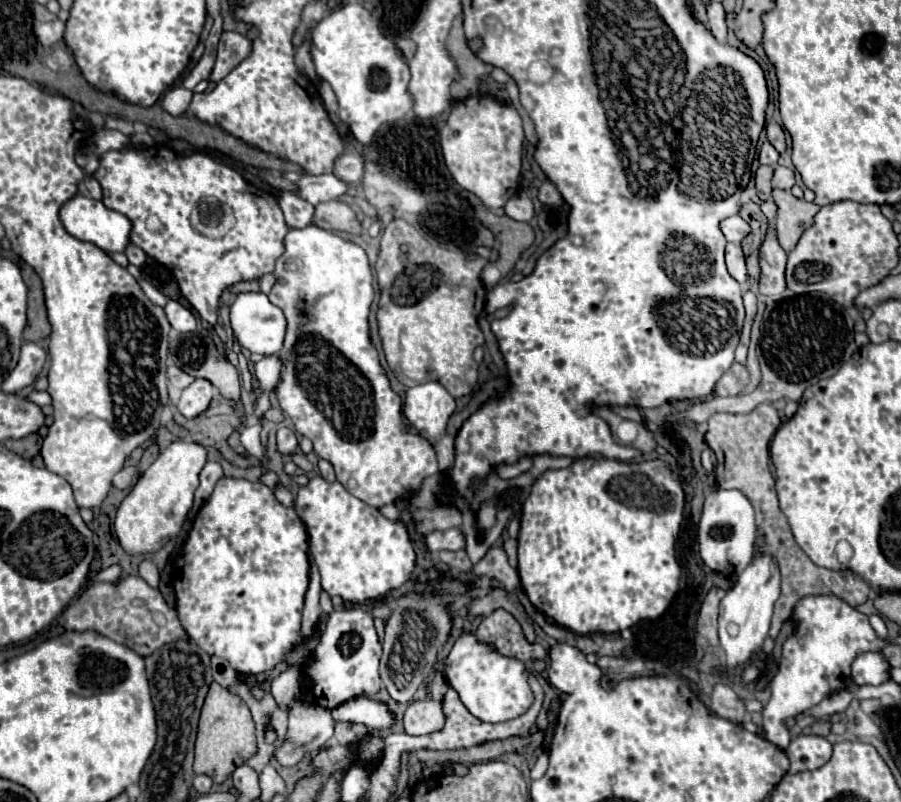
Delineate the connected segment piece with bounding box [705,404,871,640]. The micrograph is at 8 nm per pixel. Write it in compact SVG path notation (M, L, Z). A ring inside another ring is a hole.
M759 404L751 414L745 414L745 416L741 416L741 414L713 414L707 420L707 432L705 432L705 442L709 444L709 448L711 450L721 448L721 452L719 452L721 456L719 456L717 470L715 470L717 486L723 490L739 490L749 498L749 502L755 508L755 516L757 516L755 552L771 554L779 562L781 596L775 602L775 614L773 614L771 630L769 630L771 640L777 638L783 622L789 620L795 600L799 600L799 596L815 594L819 580L823 580L825 592L831 592L831 594L843 598L851 606L863 604L871 592L871 586L855 572L851 572L851 570L833 572L827 568L823 570L821 566L813 564L811 558L797 546L797 542L791 534L791 528L787 524L787 518L779 508L775 480L769 470L769 442L771 442L773 434L777 432L779 424L781 424L781 420L777 416L777 410L771 404ZM807 580L809 580L809 588L807 588Z

